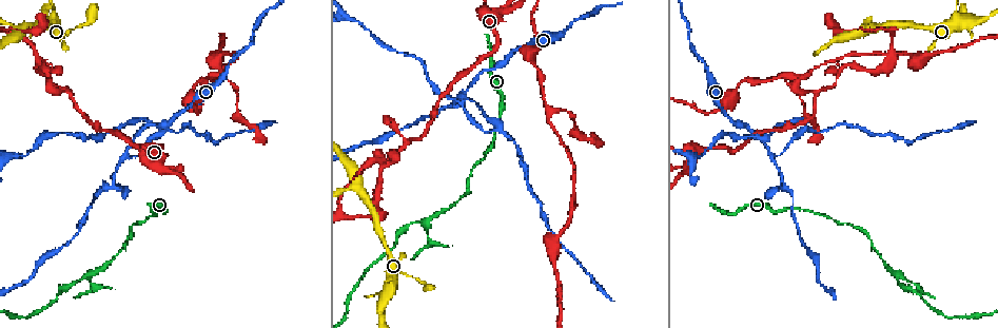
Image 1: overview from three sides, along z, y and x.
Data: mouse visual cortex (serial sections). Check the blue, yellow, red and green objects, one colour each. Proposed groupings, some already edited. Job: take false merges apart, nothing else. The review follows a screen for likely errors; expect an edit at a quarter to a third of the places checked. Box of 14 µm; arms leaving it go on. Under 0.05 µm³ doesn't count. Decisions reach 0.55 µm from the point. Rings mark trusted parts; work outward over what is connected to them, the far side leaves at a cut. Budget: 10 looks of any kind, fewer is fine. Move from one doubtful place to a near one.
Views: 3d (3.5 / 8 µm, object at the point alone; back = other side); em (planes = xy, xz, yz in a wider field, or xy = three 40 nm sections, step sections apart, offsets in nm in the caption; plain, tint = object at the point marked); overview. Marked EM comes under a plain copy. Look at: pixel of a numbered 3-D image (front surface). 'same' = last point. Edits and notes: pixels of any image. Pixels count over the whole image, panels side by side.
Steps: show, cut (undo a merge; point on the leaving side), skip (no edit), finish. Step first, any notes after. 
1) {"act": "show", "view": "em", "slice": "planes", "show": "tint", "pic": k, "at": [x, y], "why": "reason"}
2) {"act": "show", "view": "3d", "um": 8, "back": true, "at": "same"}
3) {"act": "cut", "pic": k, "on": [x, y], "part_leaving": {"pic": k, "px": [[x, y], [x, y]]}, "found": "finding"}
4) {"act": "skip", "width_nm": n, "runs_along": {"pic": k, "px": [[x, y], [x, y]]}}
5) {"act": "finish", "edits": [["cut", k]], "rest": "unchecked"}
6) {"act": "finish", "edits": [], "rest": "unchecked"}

{"act": "show", "view": "3d", "um": 3.5, "pic": 1, "at": [424, 283], "why": "sudden change in width"}

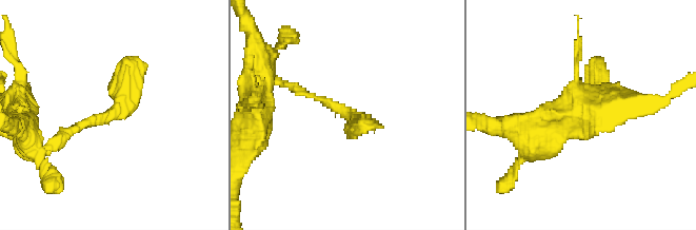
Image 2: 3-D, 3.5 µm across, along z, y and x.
{"act": "show", "view": "em", "slice": "xy", "step": 2, "show": "tint", "pic": 2, "at": [106, 115]}

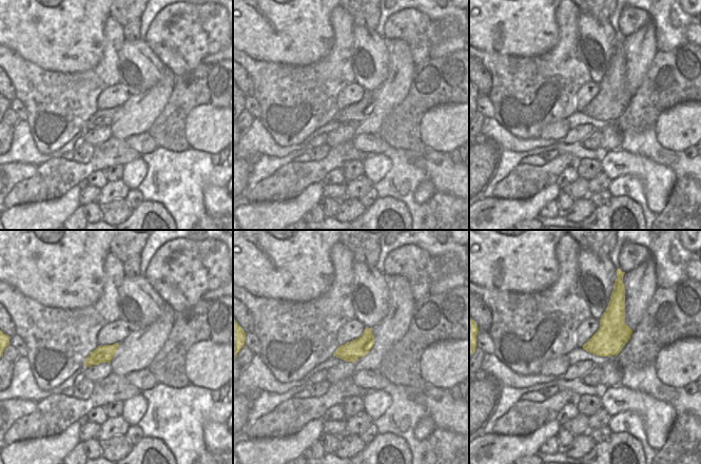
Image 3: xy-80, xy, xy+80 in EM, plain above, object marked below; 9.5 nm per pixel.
{"act": "skip", "found": "continuous, no second cell"}

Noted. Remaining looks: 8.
{"act": "show", "view": "3d", "um": 8, "pic": 1, "at": [89, 271], "why": "branch point"}

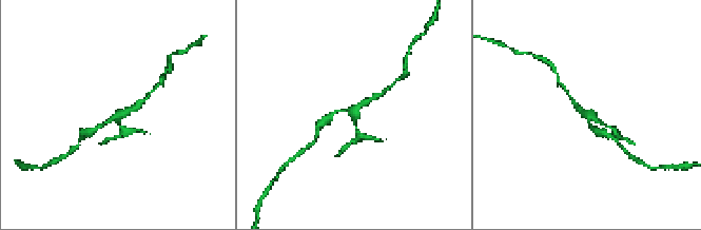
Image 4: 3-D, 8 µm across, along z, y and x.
{"act": "show", "view": "3d", "um": 3.5, "pic": 4, "at": [119, 114]}

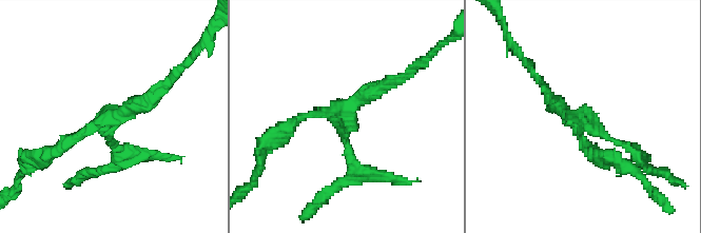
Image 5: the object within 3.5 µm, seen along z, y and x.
{"act": "cut", "pic": 5, "on": [351, 157], "arms": 3, "arm_widths_nm": [100, 150, 200], "part_leaving": {"pic": 5, "px": [[346, 133], [358, 176], [333, 190]]}, "found": "a second cell is stuck on"}

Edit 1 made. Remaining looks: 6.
{"act": "show", "view": "3d", "um": 3.5, "pic": 1, "at": [383, 165], "why": "abrupt turn"}

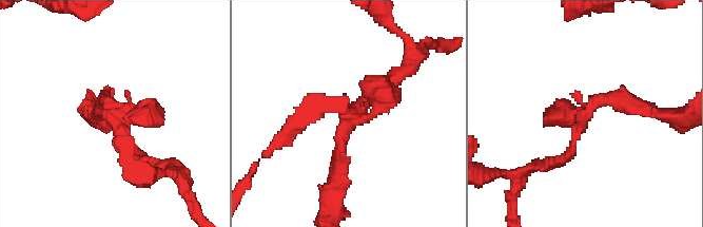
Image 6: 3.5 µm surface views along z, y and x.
{"act": "show", "view": "em", "slice": "planes", "show": "tint", "pic": 6, "at": [585, 122], "why": "shape alone is not enough"}

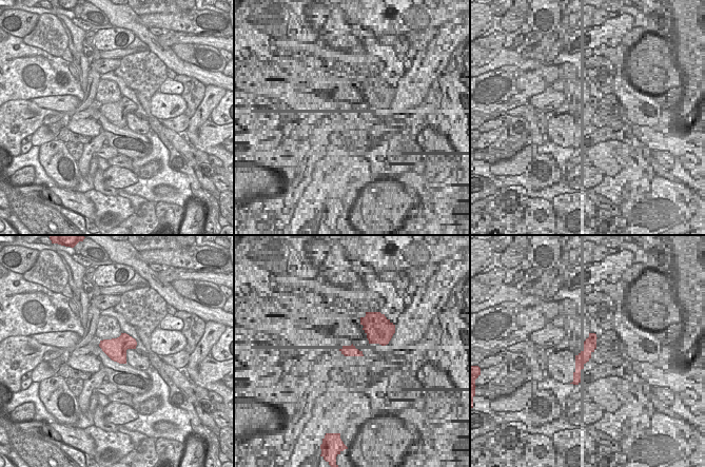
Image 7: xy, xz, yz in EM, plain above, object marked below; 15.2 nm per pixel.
{"act": "skip", "runs_along": {"pic": 6, "px": [[391, 81], [343, 127], [336, 173]]}, "found": "all the same cell"}

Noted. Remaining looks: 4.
{"act": "show", "view": "3d", "um": 3.5, "back": true, "pic": 1, "at": [461, 96]}

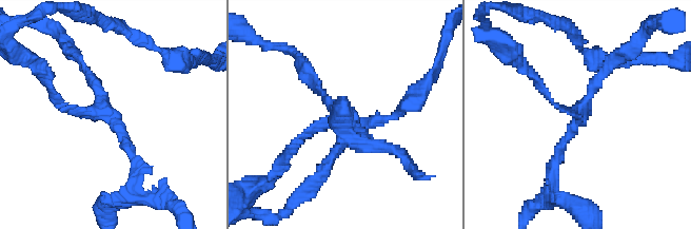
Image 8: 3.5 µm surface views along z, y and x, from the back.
{"act": "show", "view": "em", "slice": "xy", "step": 5, "show": "tint", "pic": 8, "at": [103, 107], "why": "need the tissue"}

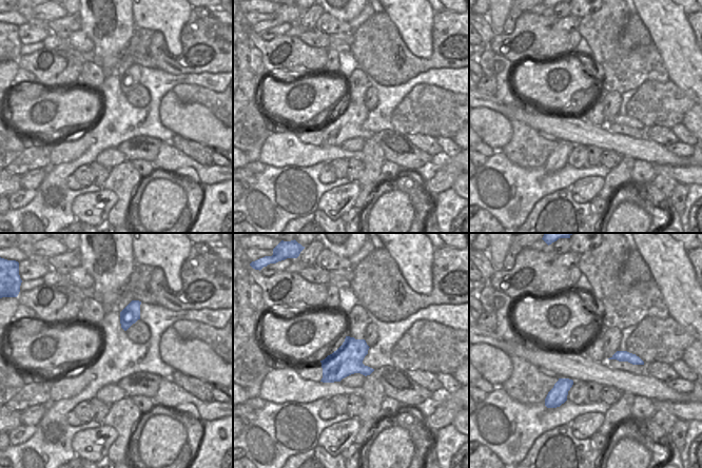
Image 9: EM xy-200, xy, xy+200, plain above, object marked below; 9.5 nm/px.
{"act": "skip", "arms": 3, "runs_along": {"pic": 8, "px": [[619, 52], [576, 113], [547, 94]]}, "found": "one cell here"}

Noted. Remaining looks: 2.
{"act": "finish", "edits": [["cut", 5]], "rest": "unchecked"}

